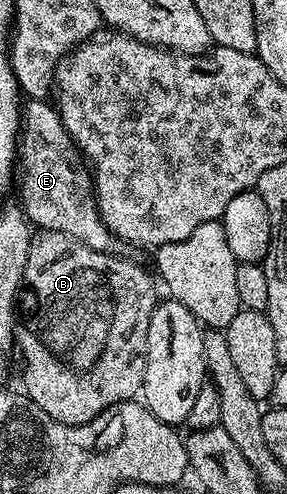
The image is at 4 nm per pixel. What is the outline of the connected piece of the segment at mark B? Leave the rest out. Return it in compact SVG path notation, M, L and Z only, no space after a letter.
M49 229L39 230L30 243L22 288L18 294L18 313L22 318L23 328L25 325L32 332L32 338L24 345L24 386L22 389L33 403L42 407L42 411L46 411L50 419L63 425L84 425L87 421L92 421L103 409L108 409L119 401L133 400L141 392L144 384L144 368L148 358L148 328L152 312L156 310L158 304L158 296L156 297L158 285L153 278L152 282L150 278L144 277L142 266L135 265L134 262L120 256L116 253L94 251L70 235Z

